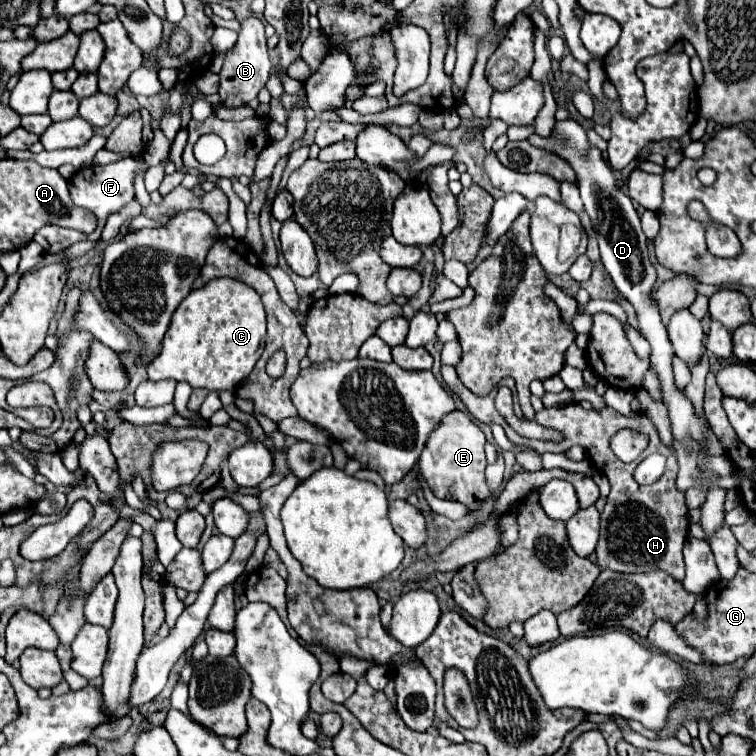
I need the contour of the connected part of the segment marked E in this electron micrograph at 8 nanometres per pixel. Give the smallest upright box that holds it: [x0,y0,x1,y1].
[419,411,489,511]

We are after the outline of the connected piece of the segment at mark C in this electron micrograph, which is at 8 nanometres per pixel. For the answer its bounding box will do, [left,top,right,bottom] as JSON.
[147,277,267,391]

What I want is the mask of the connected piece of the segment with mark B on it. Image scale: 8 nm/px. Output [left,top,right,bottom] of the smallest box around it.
[219,15,271,107]

